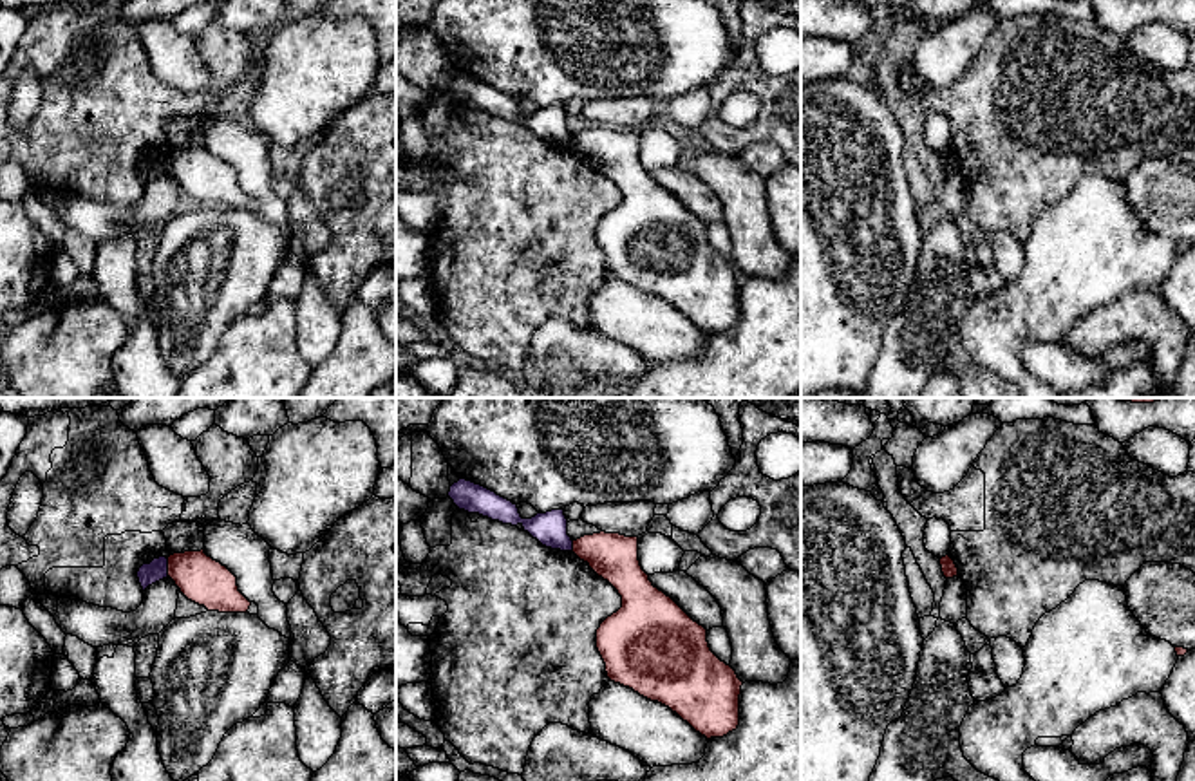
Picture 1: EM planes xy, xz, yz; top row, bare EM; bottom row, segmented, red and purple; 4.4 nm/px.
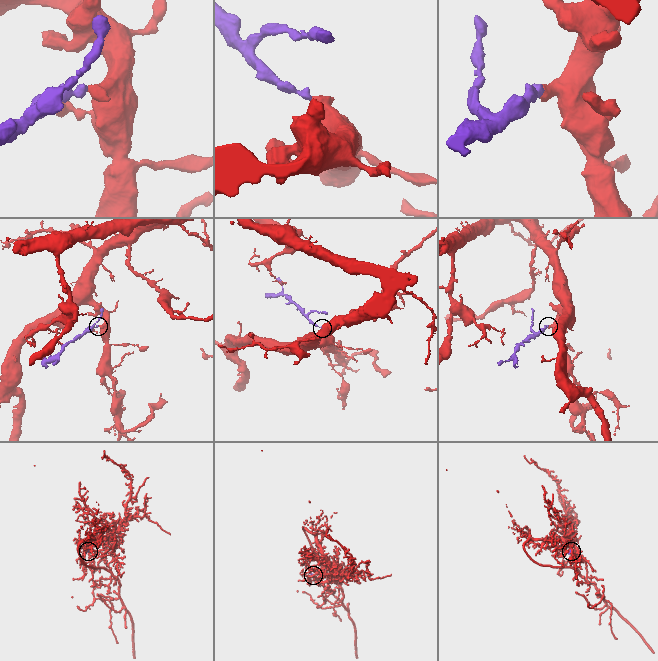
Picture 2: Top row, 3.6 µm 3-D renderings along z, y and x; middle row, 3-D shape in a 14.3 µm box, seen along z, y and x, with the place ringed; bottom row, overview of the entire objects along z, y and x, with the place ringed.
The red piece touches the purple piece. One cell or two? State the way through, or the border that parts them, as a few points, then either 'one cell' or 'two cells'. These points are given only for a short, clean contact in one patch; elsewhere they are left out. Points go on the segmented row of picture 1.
along xy (167, 559), (169, 575) | two cells

